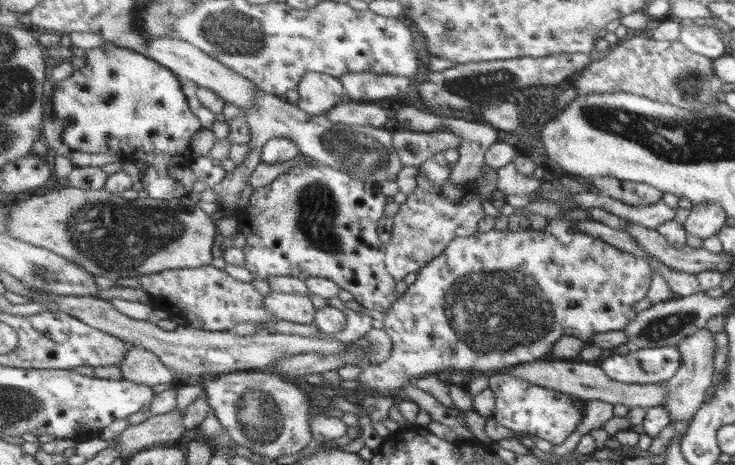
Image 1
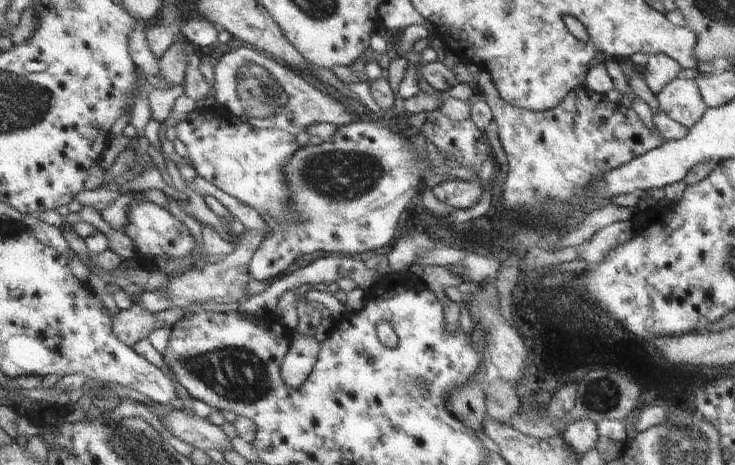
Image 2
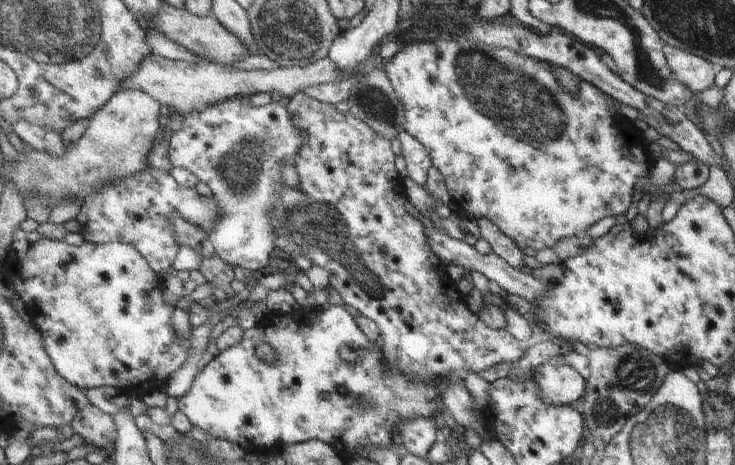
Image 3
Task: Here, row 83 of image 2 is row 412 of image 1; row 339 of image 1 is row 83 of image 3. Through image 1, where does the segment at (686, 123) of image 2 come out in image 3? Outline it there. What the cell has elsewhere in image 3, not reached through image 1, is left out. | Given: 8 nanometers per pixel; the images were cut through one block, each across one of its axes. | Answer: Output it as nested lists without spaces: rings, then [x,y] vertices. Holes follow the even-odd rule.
[[[667,44],[662,45],[662,51],[667,68],[675,80],[683,83],[691,92],[701,92],[714,85],[713,75],[716,69],[707,60]]]

